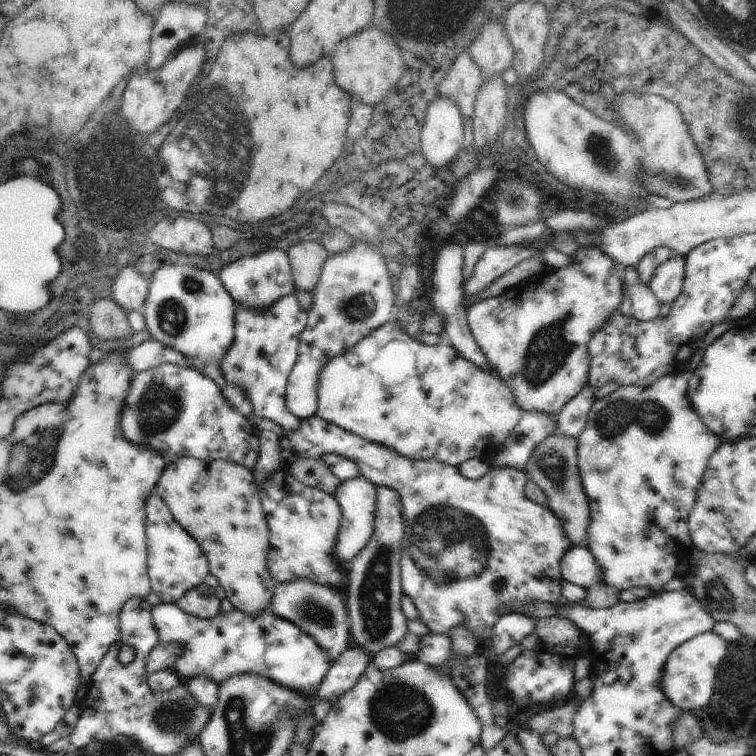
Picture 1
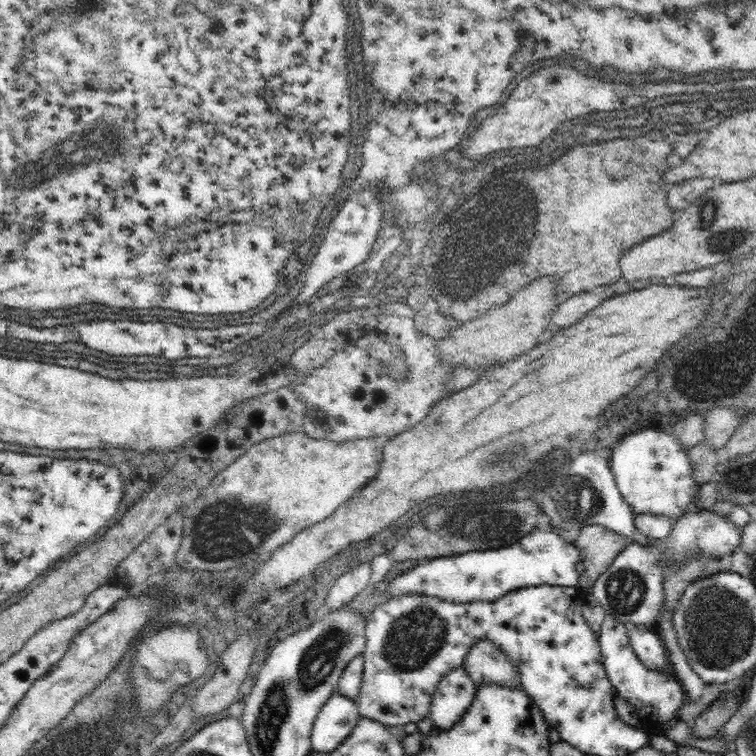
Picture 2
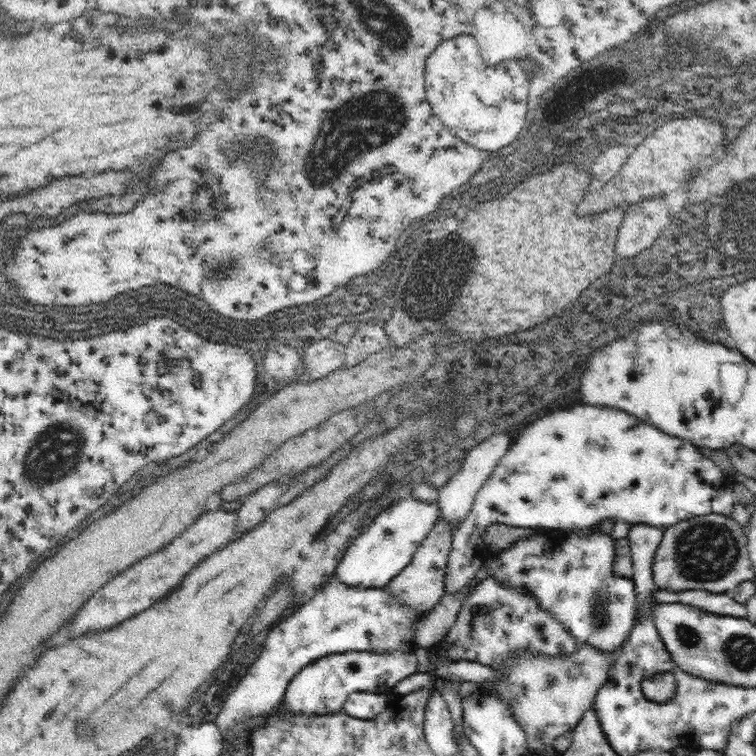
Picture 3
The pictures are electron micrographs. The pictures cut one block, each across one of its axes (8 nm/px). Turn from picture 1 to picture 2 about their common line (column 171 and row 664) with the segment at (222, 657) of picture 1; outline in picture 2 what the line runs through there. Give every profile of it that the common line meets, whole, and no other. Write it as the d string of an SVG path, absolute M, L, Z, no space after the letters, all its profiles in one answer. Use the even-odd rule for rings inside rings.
M614 616L604 618L604 626L602 626L602 632L598 634L598 638L600 638L600 646L602 646L604 668L606 668L608 678L612 680L612 688L618 692L618 696L622 700L626 700L630 706L636 708L636 712L640 712L640 718L644 722L642 730L650 738L660 736L660 726L668 724L668 720L676 718L676 712L680 710L680 706L684 702L688 702L688 698L684 694L684 686L676 678L674 668L666 666L660 672L644 668L642 662L638 660L634 648L628 644L626 626L620 620L616 620Z

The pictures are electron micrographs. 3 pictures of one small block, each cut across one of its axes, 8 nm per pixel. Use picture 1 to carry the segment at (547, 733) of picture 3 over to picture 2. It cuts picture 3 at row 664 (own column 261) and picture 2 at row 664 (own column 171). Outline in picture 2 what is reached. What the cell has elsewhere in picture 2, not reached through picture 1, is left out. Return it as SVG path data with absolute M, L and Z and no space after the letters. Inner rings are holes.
M478 640L464 656L462 664L476 692L482 688L506 688L522 690L522 678L518 666L504 650L496 648L492 640Z

